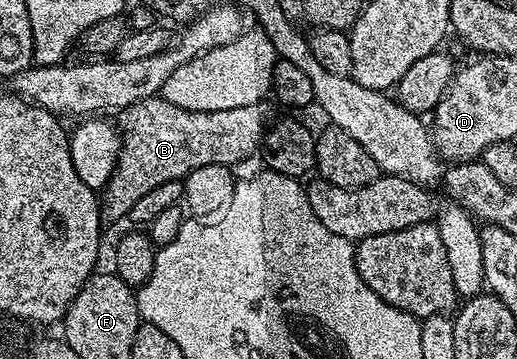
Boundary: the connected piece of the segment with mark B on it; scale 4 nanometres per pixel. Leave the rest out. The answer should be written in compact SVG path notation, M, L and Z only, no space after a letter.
M145 98L121 111L121 154L101 191L100 217L103 223L118 222L141 198L146 198L157 186L186 175L202 165L236 167L249 154L259 153L266 137L270 118L269 101L251 106L234 106L230 110L185 110L167 98Z

